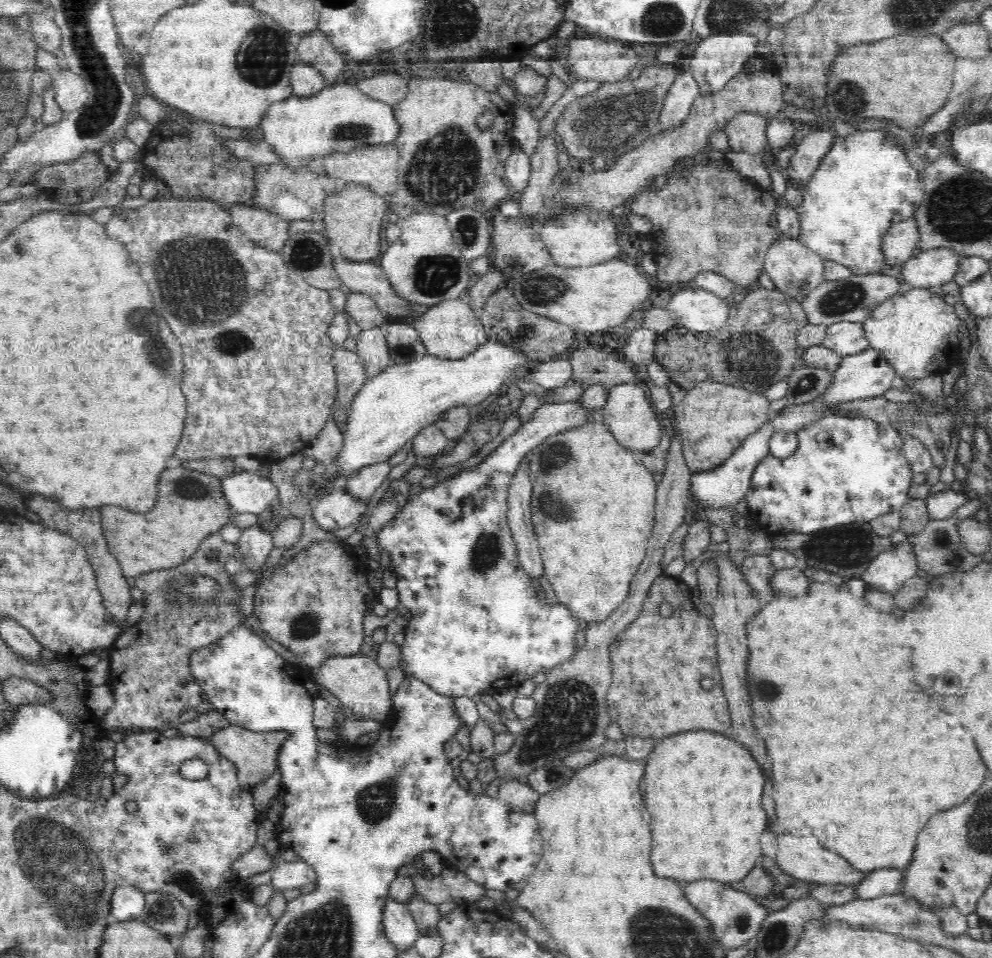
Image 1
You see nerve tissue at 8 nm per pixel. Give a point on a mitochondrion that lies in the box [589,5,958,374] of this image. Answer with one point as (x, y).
(847, 96)

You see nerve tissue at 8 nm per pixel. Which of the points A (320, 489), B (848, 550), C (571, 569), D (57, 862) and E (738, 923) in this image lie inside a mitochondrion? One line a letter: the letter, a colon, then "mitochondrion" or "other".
A: other
B: mitochondrion
C: other
D: mitochondrion
E: mitochondrion

